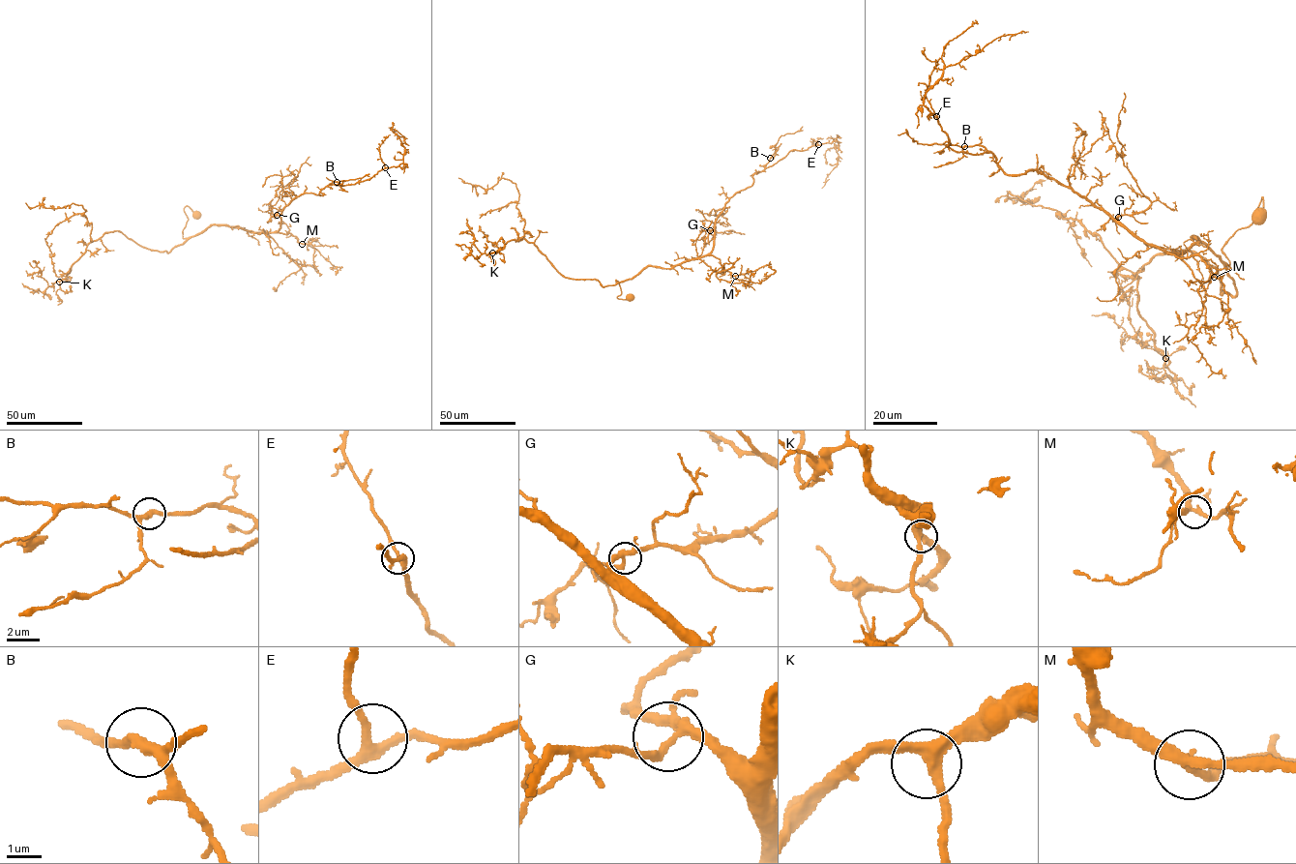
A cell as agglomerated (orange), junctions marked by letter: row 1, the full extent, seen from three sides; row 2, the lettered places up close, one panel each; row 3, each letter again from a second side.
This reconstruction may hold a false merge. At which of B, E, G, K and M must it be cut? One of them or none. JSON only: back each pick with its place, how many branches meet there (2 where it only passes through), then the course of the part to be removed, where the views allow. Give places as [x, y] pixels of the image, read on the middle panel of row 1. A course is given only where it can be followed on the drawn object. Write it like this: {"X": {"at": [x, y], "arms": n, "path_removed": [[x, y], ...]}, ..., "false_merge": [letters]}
{"false_merge": []}

